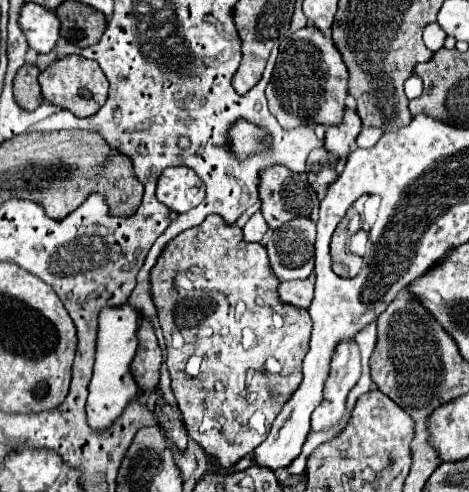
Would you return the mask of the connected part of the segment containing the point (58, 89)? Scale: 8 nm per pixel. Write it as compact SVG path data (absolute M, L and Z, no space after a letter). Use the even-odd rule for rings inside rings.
M68 55L54 61L46 71L40 73L42 95L48 103L72 111L76 117L92 117L108 99L108 81L96 61L80 55Z

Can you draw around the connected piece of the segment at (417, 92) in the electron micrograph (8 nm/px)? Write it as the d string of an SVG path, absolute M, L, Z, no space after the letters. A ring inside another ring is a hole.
M412 75L412 77L406 81L404 89L406 89L406 97L408 97L408 99L420 97L420 95L422 95L422 79L420 79L418 75Z

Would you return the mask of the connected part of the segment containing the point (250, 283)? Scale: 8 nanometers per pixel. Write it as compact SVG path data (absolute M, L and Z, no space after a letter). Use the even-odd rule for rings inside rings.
M208 215L200 227L180 233L166 247L162 259L164 261L152 269L152 299L166 339L166 367L182 423L188 437L194 439L210 459L222 469L230 469L268 437L272 421L300 385L302 359L308 353L312 321L308 311L288 307L286 303L282 305L280 299L276 299L278 279L270 269L266 247L246 243L242 229L226 225L220 215ZM178 275L188 275L192 289L178 289L174 285ZM174 333L180 333L182 345L174 345ZM216 381L224 385L222 393L214 389Z

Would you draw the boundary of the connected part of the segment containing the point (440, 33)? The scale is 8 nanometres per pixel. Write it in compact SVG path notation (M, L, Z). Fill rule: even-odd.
M438 23L426 25L426 29L424 29L424 45L426 45L430 51L442 49L442 47L444 47L444 39L446 39L444 29L438 27Z

